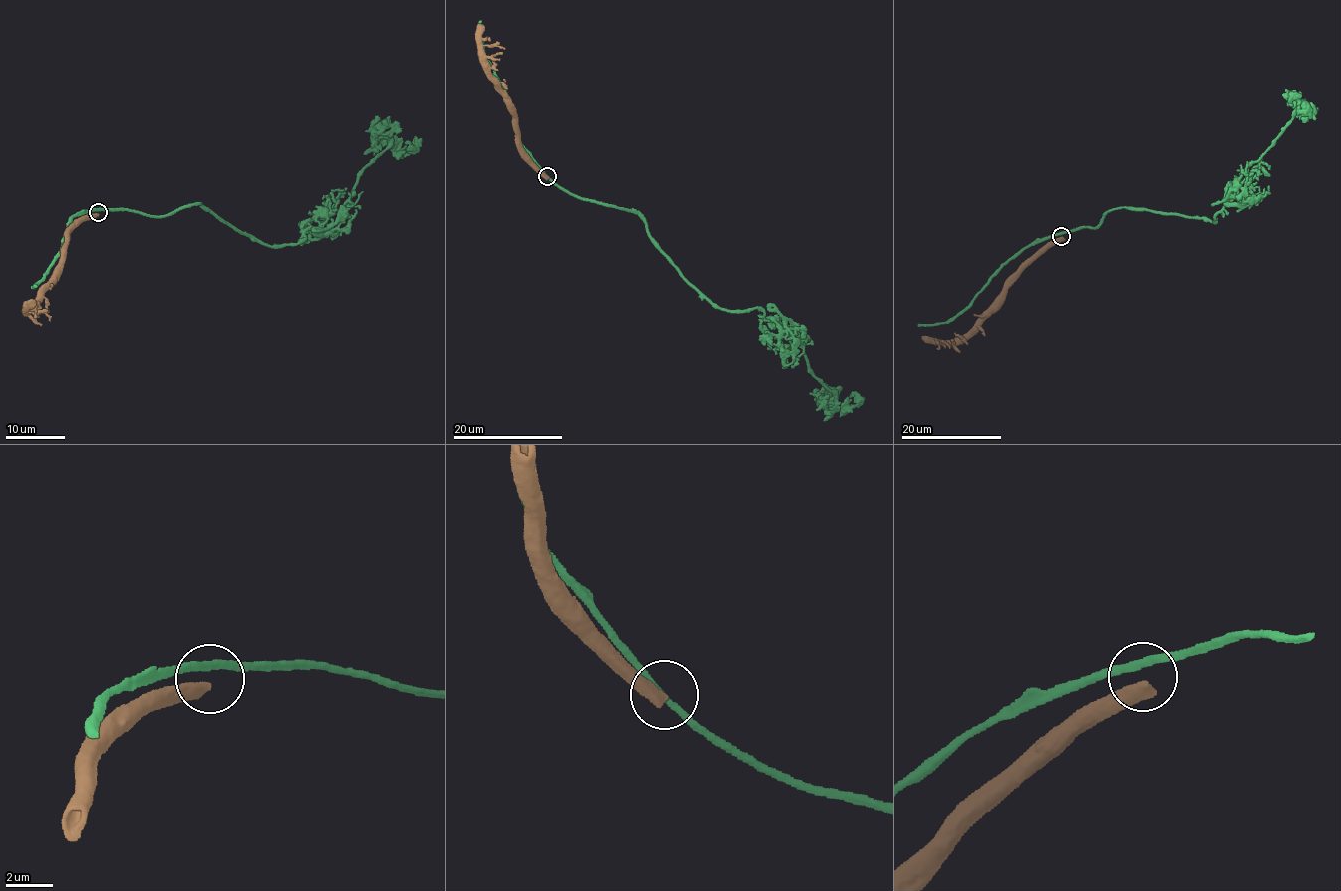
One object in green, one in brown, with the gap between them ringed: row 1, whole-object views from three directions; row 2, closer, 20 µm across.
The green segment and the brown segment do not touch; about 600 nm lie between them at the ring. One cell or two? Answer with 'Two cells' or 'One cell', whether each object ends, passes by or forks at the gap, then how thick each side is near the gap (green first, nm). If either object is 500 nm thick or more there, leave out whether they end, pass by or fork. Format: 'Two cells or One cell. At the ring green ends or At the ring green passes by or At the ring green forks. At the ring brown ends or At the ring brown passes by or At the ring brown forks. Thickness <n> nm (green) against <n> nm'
Two cells. At the ring green passes by. At the ring brown ends. Thickness 280 nm (green) against 480 nm

